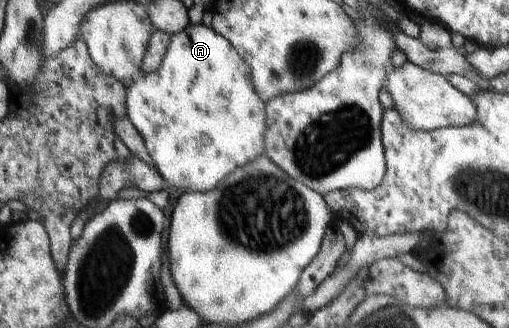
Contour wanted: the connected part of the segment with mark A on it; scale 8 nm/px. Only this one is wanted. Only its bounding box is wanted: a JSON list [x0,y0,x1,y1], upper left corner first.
[125,22,265,191]

